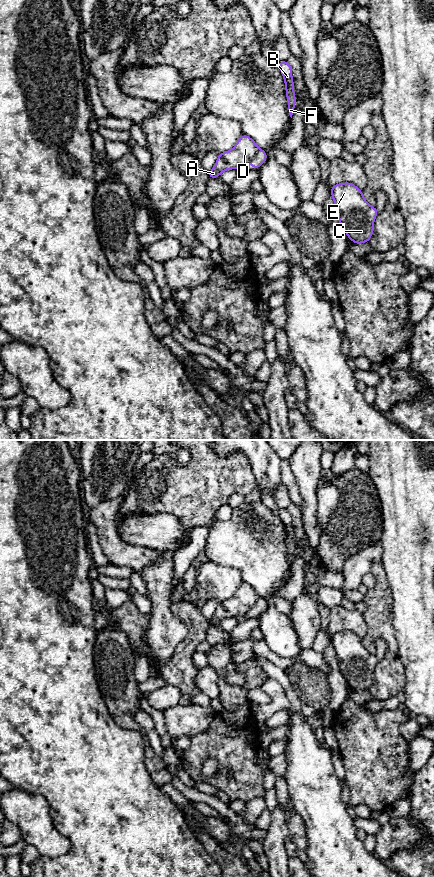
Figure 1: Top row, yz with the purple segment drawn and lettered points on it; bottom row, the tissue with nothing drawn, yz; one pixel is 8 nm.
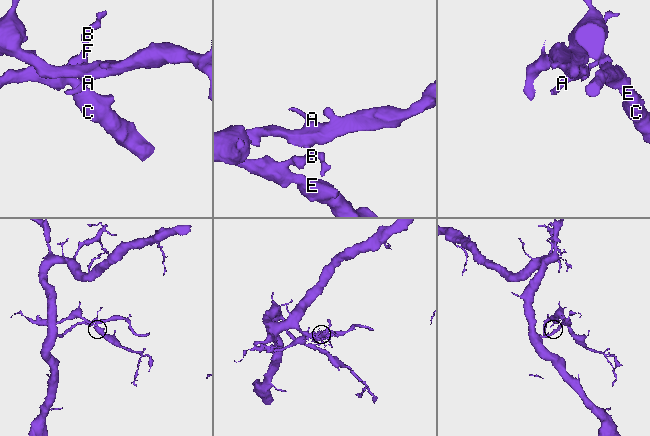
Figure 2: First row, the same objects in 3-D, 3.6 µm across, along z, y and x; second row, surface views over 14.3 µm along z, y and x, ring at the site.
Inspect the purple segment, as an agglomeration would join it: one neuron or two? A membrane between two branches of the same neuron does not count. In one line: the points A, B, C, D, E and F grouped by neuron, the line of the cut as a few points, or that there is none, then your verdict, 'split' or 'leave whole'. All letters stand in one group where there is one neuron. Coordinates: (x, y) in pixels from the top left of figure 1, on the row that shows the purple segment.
A D / B C E F | yz (260, 149), (250, 161) | split

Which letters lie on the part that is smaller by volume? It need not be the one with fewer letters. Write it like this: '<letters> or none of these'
A, D

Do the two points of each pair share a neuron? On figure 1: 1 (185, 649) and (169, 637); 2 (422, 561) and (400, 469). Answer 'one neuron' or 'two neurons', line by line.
1: two neurons
2: one neuron

